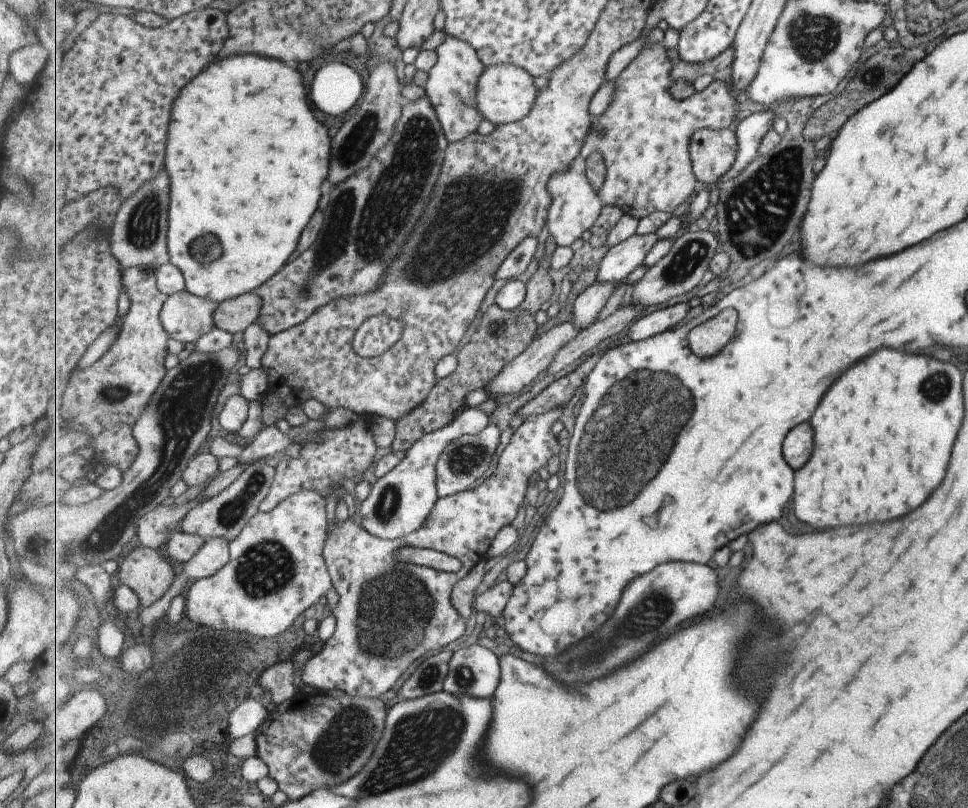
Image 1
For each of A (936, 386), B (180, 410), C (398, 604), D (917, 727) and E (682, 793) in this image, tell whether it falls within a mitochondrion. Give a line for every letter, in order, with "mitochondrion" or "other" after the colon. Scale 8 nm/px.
A: mitochondrion
B: mitochondrion
C: mitochondrion
D: other
E: other

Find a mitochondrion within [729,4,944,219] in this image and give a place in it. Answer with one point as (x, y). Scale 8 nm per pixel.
(812, 36)

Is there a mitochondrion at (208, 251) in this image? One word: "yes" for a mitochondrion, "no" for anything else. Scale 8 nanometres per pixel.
yes

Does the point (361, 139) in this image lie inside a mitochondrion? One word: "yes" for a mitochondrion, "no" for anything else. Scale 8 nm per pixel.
yes

